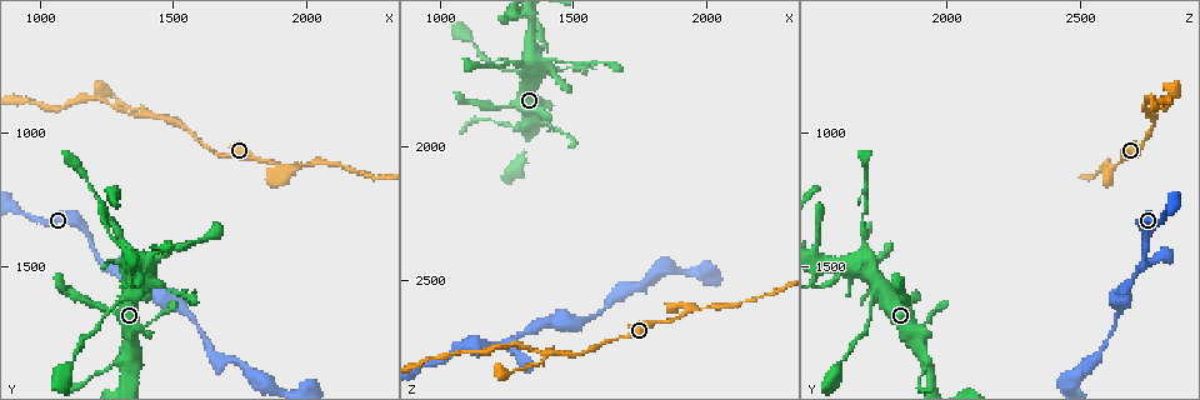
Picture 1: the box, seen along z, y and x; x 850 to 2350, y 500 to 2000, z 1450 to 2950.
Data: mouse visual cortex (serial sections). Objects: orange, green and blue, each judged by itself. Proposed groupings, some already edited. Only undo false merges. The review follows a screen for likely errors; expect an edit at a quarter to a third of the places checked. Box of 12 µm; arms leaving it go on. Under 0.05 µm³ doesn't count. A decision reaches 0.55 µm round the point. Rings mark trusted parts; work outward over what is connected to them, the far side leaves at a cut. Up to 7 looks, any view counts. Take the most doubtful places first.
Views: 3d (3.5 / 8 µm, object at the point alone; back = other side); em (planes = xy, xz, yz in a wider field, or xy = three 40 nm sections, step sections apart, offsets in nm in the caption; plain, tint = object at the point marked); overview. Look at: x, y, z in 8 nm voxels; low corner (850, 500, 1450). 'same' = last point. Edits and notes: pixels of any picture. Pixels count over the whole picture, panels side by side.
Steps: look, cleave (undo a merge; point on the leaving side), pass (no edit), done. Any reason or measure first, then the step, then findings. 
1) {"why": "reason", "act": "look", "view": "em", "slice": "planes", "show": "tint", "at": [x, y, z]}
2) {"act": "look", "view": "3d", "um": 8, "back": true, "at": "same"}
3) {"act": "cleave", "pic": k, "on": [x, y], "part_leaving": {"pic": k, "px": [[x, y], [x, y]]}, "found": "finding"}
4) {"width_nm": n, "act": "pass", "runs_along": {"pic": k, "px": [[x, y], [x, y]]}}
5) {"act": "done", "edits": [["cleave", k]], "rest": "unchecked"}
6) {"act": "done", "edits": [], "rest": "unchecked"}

{"why": "three arms meet", "act": "look", "view": "3d", "um": 3.5, "at": [1410, 940, 2780]}

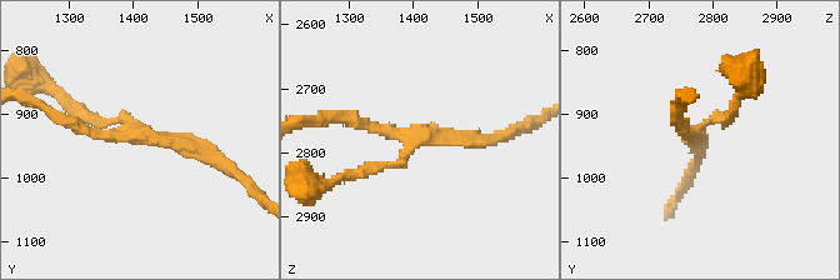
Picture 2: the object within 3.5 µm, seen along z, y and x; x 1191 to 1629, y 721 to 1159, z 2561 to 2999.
{"arms": 3, "arm_widths_nm": [100, 150, 150], "act": "look", "view": "em", "slice": "xy", "step": 1, "show": "tint", "at": [1415, 930, 2770]}

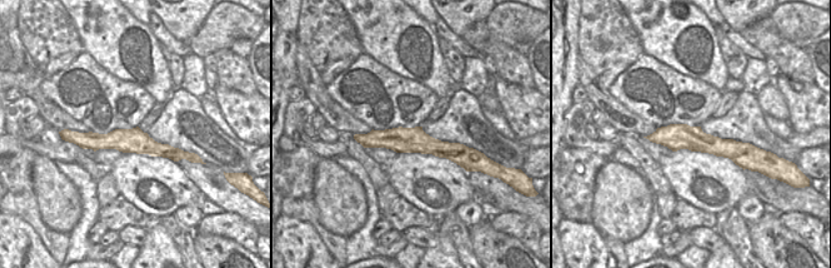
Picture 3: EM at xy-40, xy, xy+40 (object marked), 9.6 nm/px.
{"act": "look", "view": "em", "slice": "planes", "show": "tint", "at": "same"}

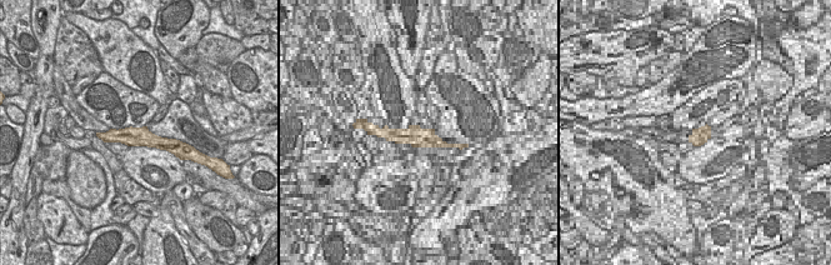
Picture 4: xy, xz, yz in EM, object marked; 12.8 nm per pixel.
{"act": "pass", "found": "continuous, no second cell"}

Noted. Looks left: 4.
{"why": "looks like a crossing", "act": "look", "view": "em", "slice": "xy", "step": 2, "show": "tint", "at": [1330, 1490, 1650]}

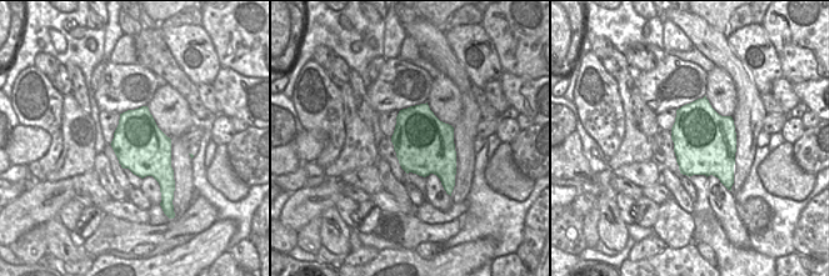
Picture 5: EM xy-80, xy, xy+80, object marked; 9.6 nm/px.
{"act": "look", "view": "3d", "um": 3.5, "at": "same"}

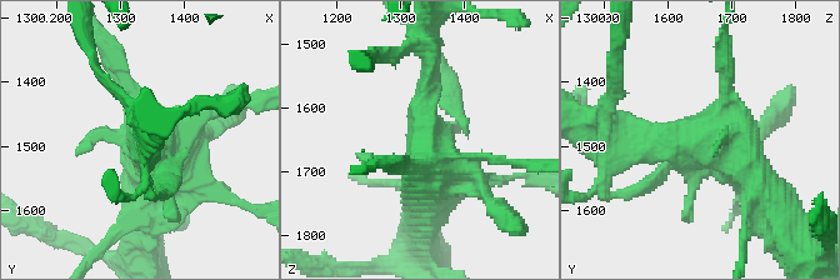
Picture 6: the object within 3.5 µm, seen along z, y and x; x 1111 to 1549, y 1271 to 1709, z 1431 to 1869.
{"width_nm": 550, "act": "pass", "runs_along": {"pic": 6, "px": [[778, 206], [724, 138], [638, 141]]}, "found": "all the same cell"}

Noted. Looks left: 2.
{"why": "narrows sharply", "act": "look", "view": "3d", "um": 3.5, "at": [1920, 1140, 2620]}

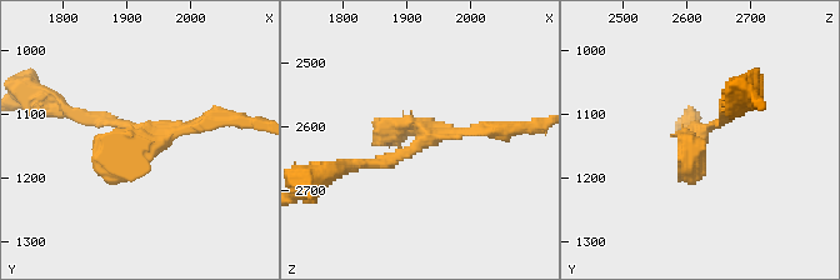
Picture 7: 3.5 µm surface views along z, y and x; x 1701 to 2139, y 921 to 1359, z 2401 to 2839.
{"act": "look", "view": "em", "slice": "xy", "step": 2, "show": "tint", "at": [1925, 1130, 2615]}

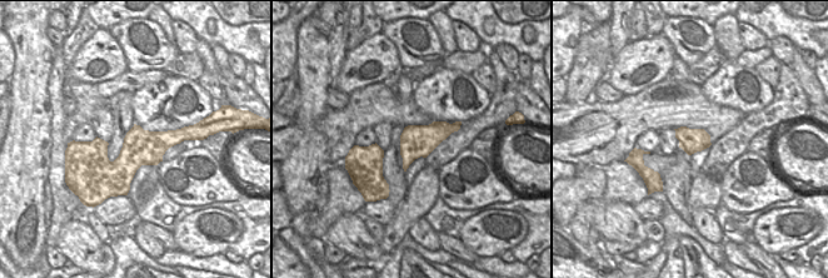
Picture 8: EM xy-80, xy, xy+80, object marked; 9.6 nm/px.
{"width_nm": 320, "act": "pass", "runs_along": {"pic": 7, "px": [[71, 111], [144, 135], [133, 154], [94, 143]]}, "found": "one cell here"}

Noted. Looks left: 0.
{"act": "done", "edits": [], "rest": "unchecked"}

